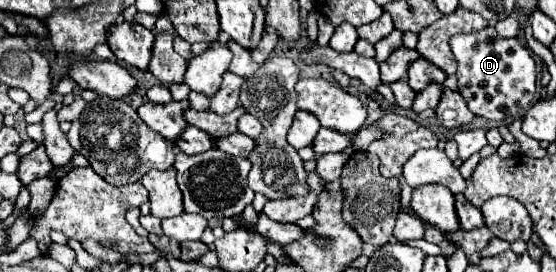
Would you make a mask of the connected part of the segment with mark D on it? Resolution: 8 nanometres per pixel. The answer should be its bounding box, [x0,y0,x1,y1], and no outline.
[449,23,537,121]

